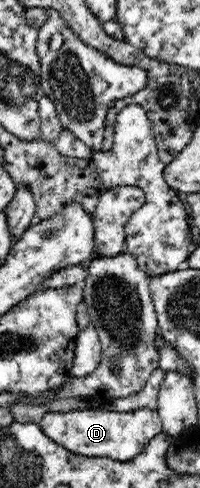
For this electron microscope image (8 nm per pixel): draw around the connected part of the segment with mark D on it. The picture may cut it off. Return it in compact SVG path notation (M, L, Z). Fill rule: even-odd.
M103 406L76 409L71 412L48 412L41 422L42 430L54 442L74 454L106 457L120 462L133 459L157 434L163 432L160 416L152 408L138 408L131 412L111 412Z

